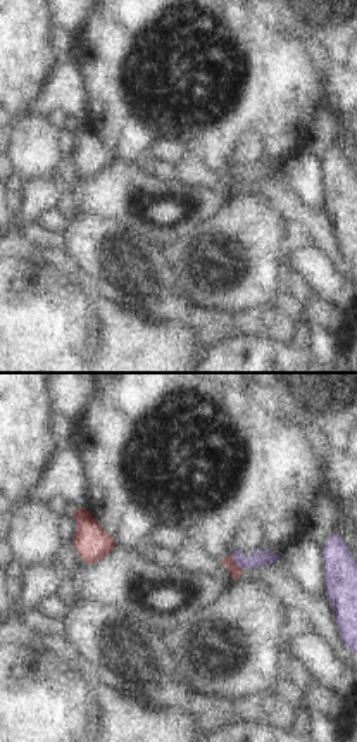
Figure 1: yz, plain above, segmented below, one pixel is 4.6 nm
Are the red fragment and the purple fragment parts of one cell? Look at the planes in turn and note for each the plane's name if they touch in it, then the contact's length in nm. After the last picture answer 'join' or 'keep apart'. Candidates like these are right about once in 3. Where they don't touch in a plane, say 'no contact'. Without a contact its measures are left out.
meets red in yz; contact 80 nm long

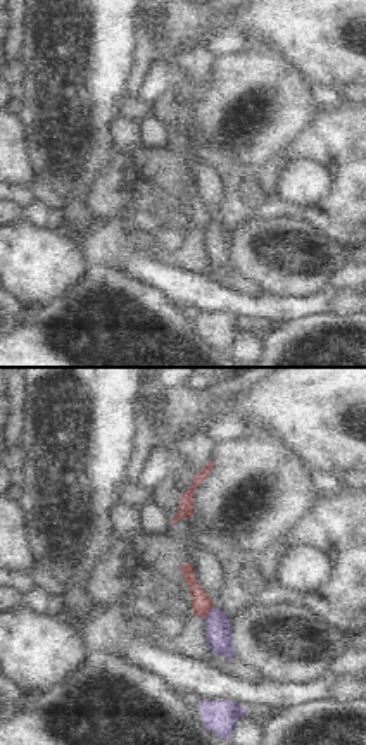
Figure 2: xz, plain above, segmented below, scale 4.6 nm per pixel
meets red in xz; contact 80 nm long

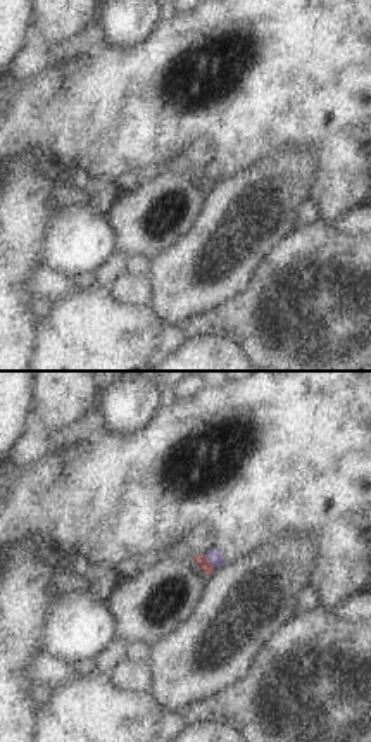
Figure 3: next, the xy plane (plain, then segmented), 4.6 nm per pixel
meets red in xy; contact 80 nm long

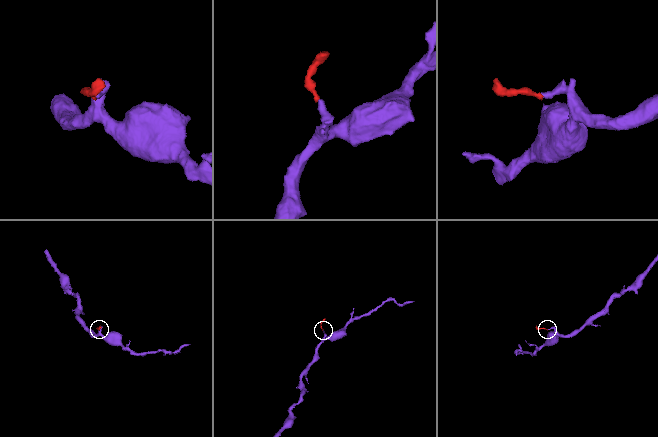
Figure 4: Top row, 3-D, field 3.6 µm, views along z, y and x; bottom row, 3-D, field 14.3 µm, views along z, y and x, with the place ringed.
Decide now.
keep apart

